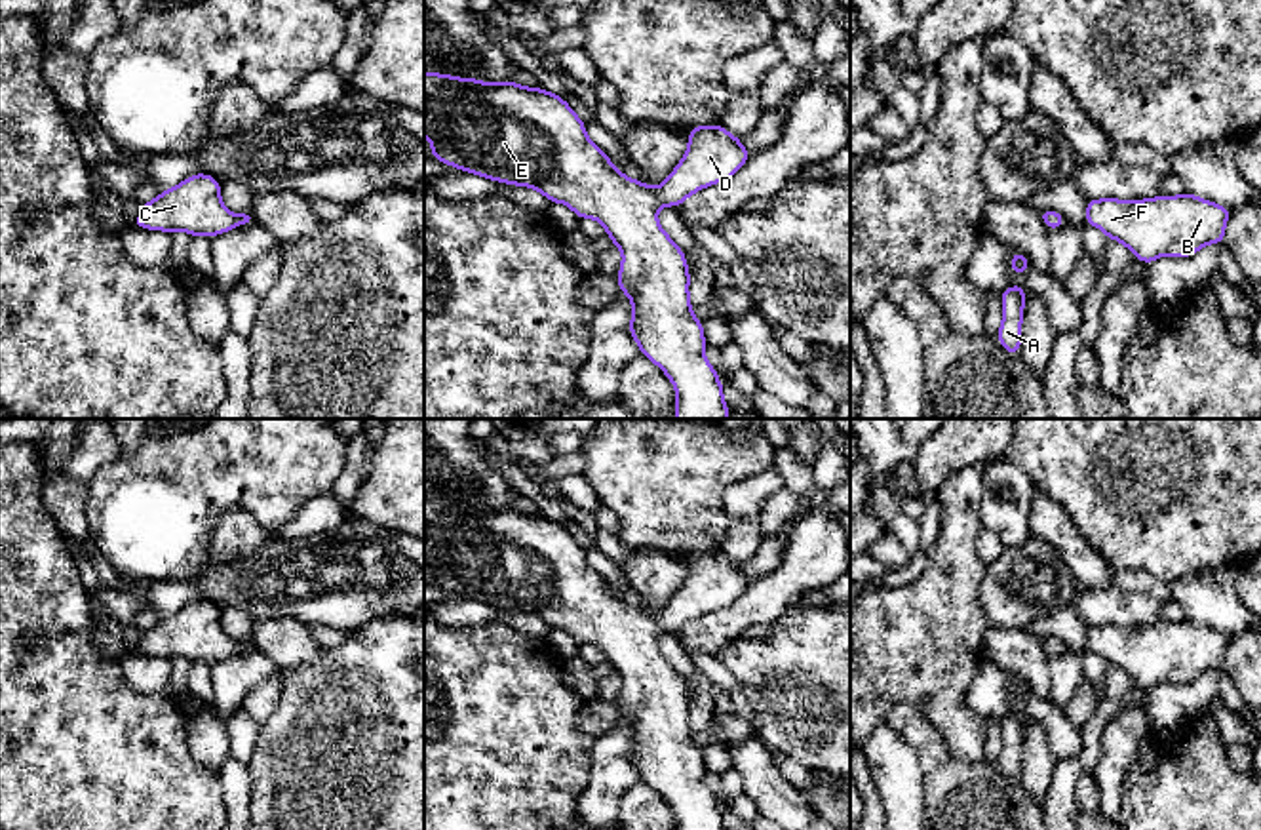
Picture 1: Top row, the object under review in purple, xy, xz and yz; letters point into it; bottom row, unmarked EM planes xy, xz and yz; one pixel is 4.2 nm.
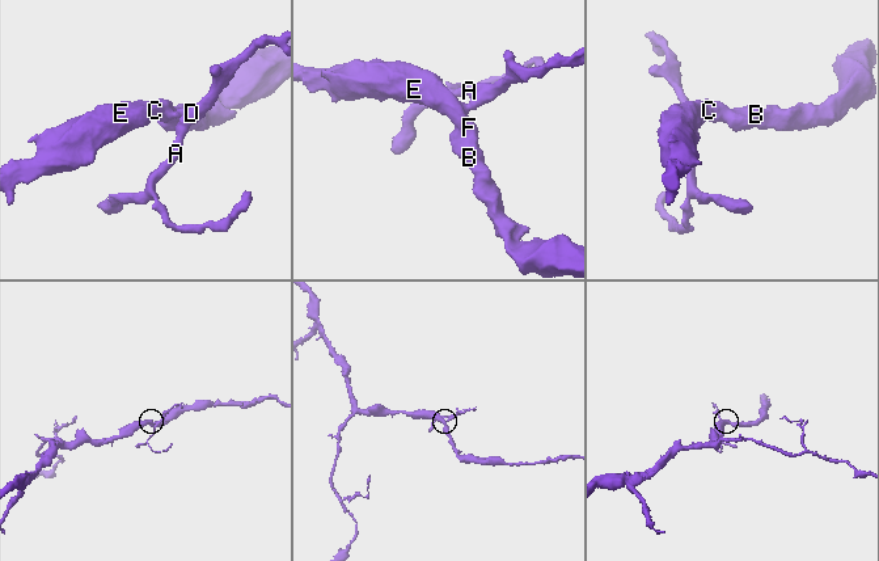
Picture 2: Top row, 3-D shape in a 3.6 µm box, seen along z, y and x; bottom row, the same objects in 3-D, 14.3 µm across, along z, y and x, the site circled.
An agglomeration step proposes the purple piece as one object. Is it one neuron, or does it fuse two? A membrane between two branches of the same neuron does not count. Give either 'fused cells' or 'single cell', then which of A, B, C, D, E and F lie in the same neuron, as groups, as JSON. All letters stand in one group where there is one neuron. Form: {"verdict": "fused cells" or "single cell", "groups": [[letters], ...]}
{"verdict": "single cell", "groups": [["A", "B", "C", "D", "E", "F"]]}

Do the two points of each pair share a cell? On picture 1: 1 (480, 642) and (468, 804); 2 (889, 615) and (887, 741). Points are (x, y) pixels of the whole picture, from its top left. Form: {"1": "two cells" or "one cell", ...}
{"1": "one cell", "2": "two cells"}

